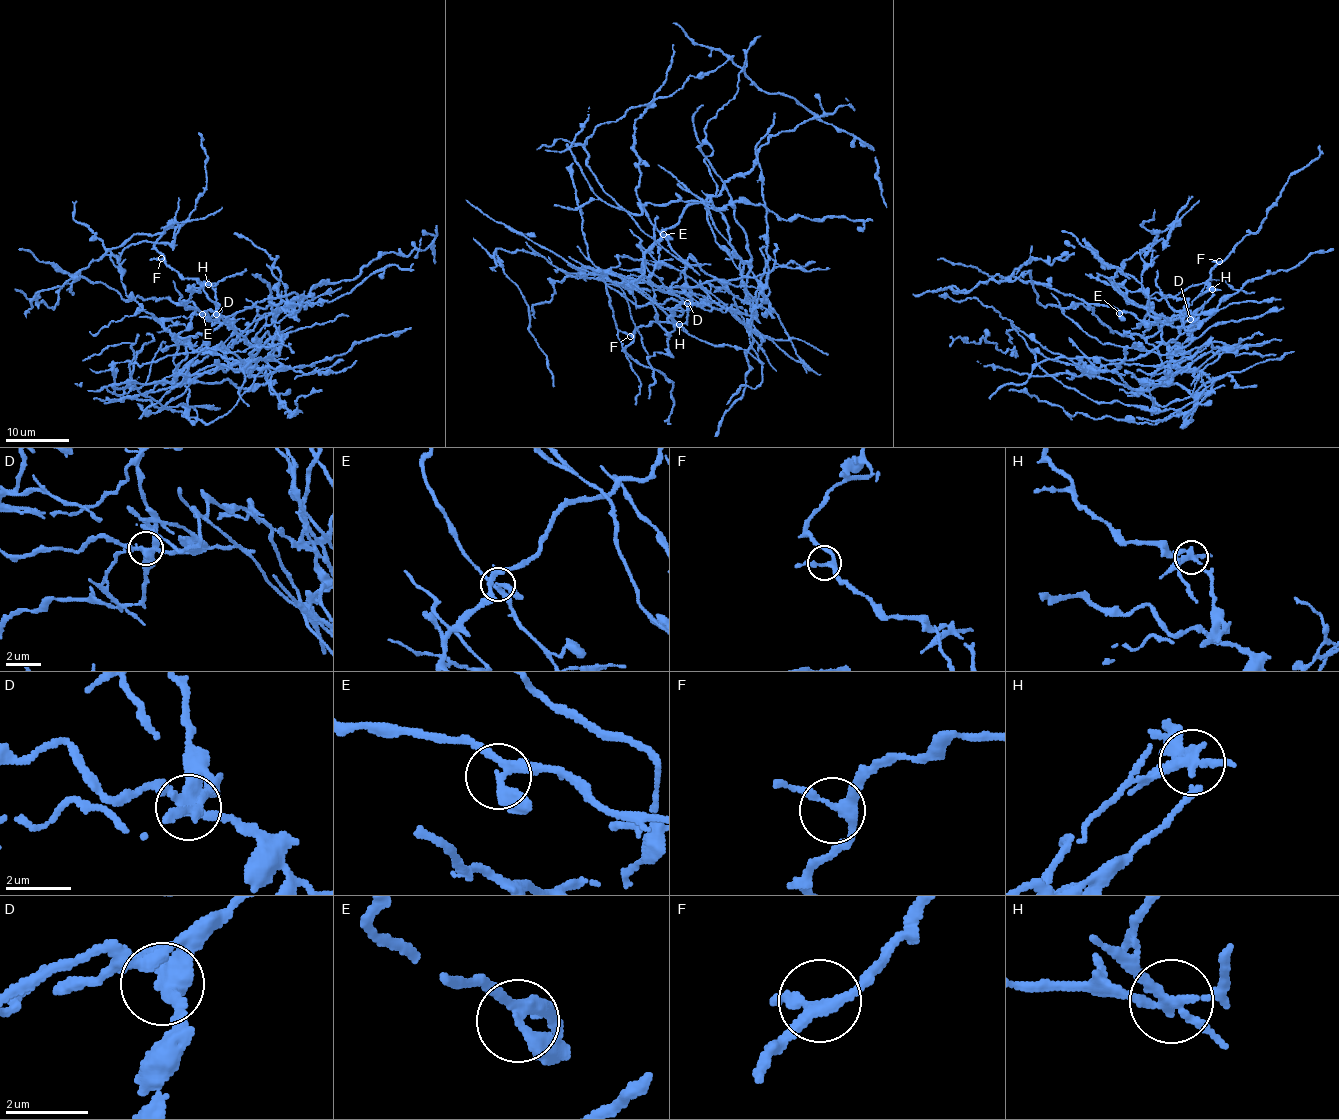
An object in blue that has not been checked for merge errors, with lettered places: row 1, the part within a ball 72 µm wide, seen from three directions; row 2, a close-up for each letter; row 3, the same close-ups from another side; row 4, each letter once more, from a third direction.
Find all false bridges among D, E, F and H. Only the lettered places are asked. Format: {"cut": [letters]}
{"cut": ["D", "H"]}

